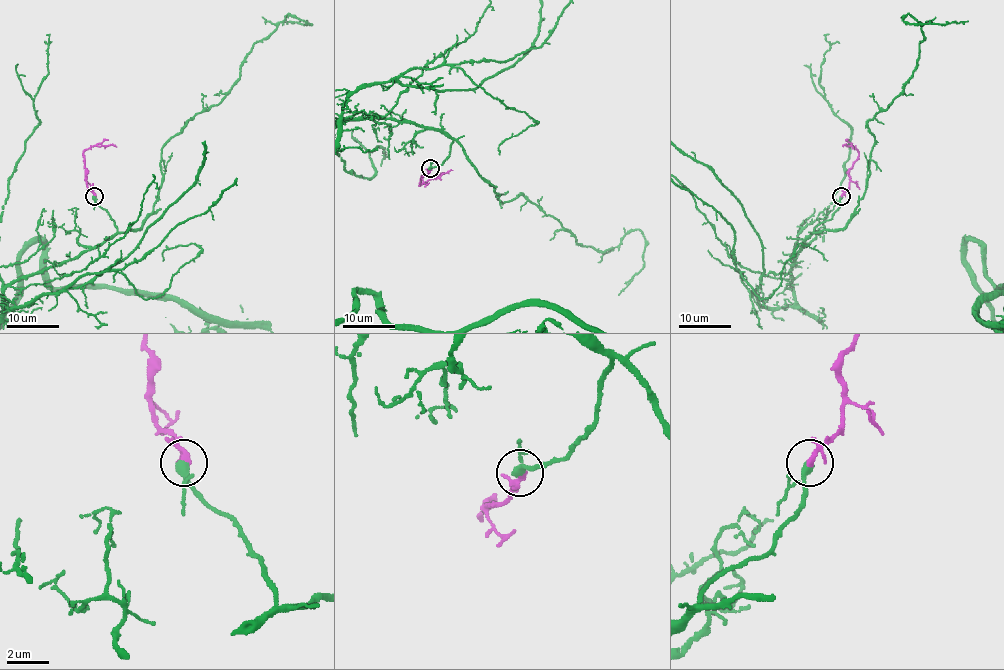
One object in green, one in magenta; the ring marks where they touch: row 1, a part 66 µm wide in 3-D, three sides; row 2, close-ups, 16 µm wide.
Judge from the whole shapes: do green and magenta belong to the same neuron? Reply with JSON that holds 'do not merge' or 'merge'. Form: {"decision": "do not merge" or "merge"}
{"decision": "merge"}

